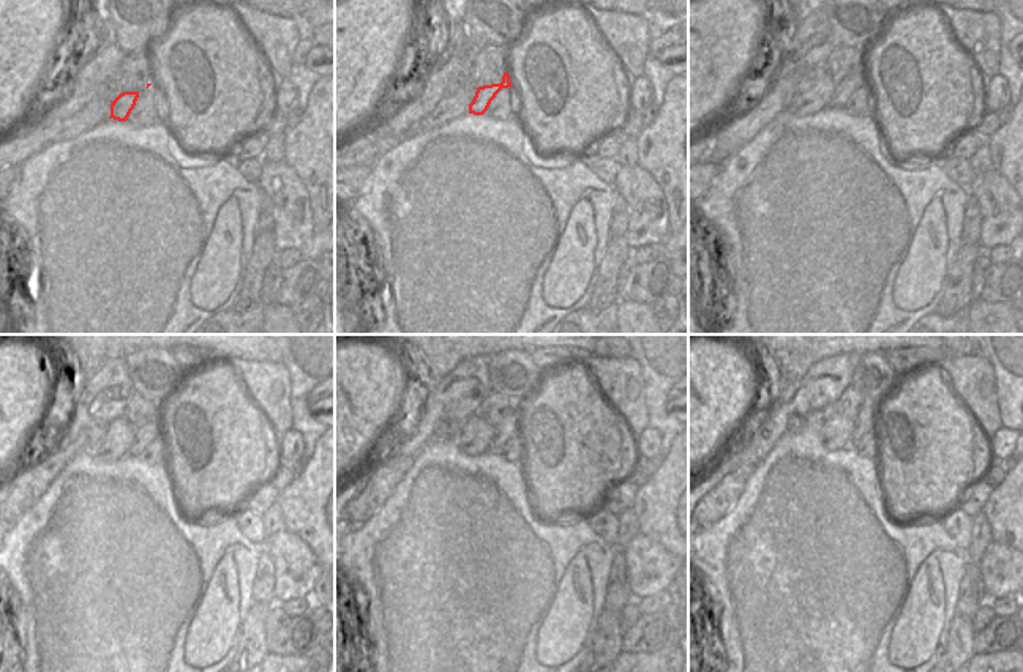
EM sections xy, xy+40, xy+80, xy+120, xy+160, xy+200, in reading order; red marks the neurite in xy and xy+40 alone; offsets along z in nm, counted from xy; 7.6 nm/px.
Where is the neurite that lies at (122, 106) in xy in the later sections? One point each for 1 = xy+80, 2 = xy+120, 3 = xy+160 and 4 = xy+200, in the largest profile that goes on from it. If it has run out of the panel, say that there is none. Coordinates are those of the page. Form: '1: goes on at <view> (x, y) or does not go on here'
1: goes on at xy+80 (843, 89)
2: goes on at xy+120 (144, 436)
3: goes on at xy+160 (510, 423)
4: goes on at xy+200 (869, 417)

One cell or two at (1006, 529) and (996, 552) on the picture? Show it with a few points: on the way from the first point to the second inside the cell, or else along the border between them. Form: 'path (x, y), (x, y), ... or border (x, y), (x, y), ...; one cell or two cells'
border (993, 540), (1006, 546); two cells

